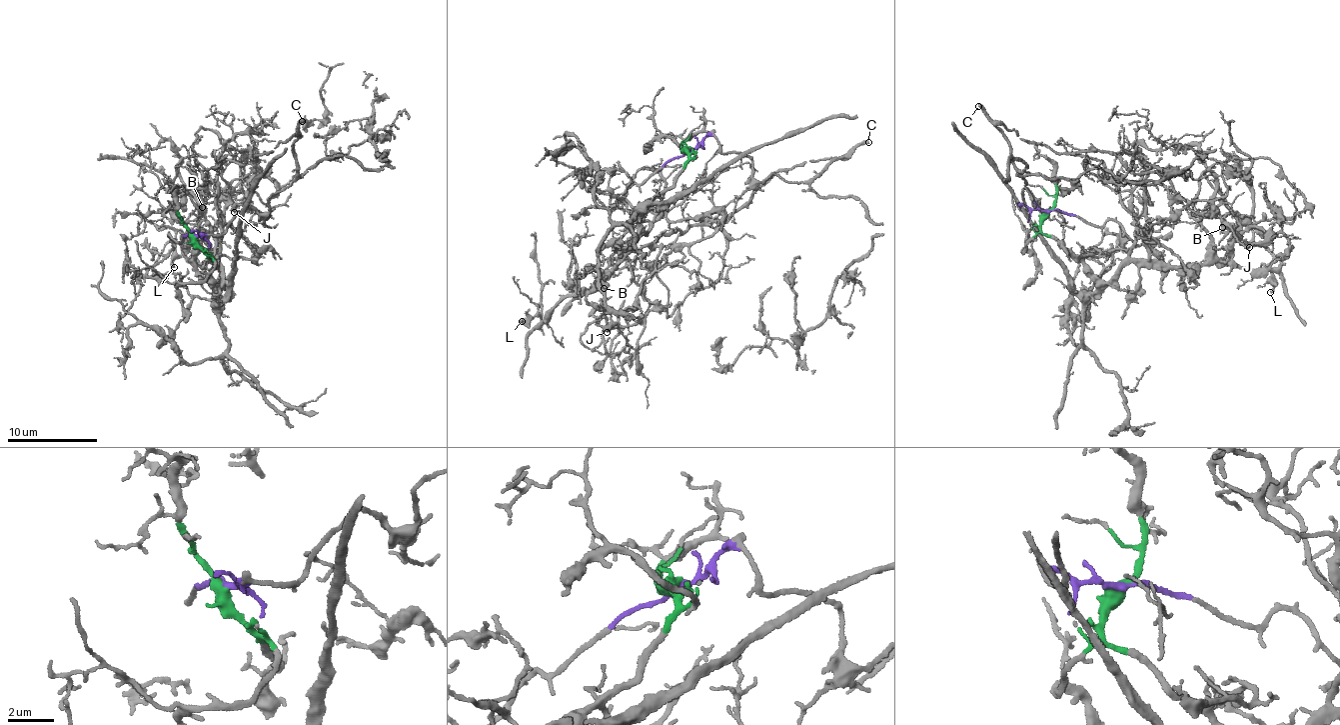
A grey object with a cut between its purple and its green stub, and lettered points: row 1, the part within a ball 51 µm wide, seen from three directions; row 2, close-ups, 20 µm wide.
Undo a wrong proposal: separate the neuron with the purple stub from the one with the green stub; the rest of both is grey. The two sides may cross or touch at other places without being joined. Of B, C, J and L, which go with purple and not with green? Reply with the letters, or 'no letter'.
C, J

